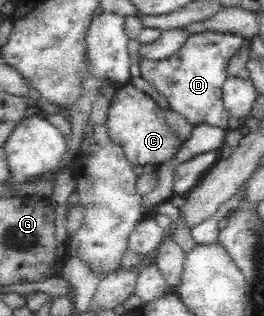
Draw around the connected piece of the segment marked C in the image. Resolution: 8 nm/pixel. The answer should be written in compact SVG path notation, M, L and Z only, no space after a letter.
M129 83L116 89L110 100L107 117L107 136L111 142L118 144L127 160L133 165L160 165L171 160L181 147L181 140L165 122L165 110L147 94Z

